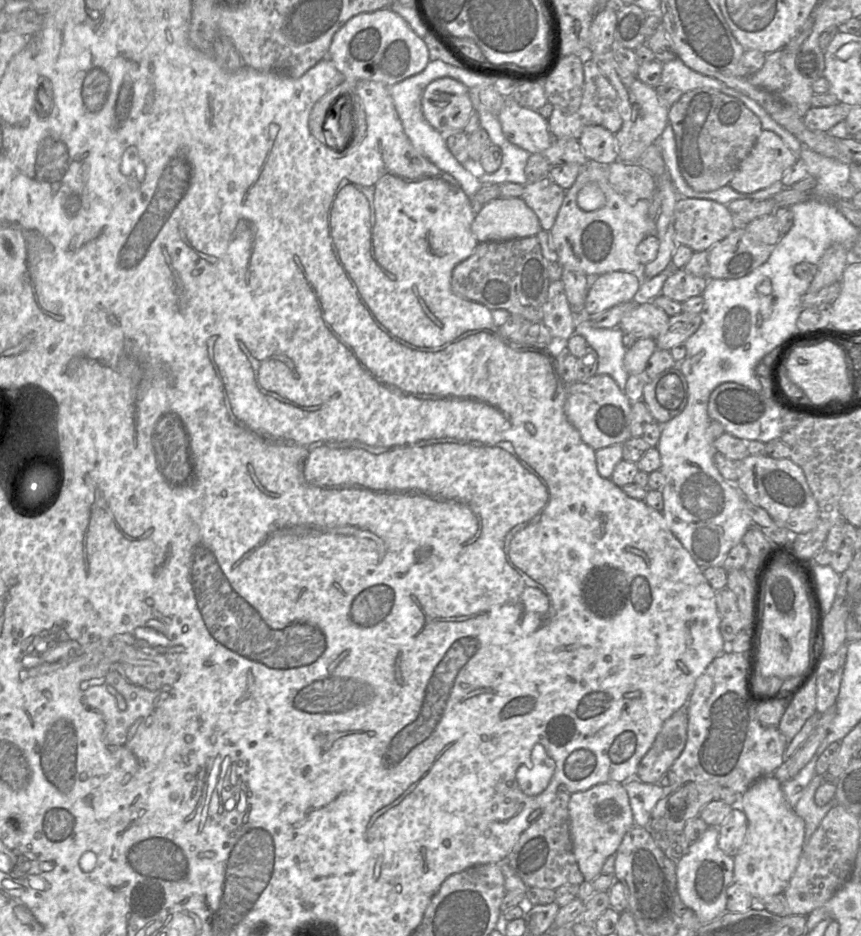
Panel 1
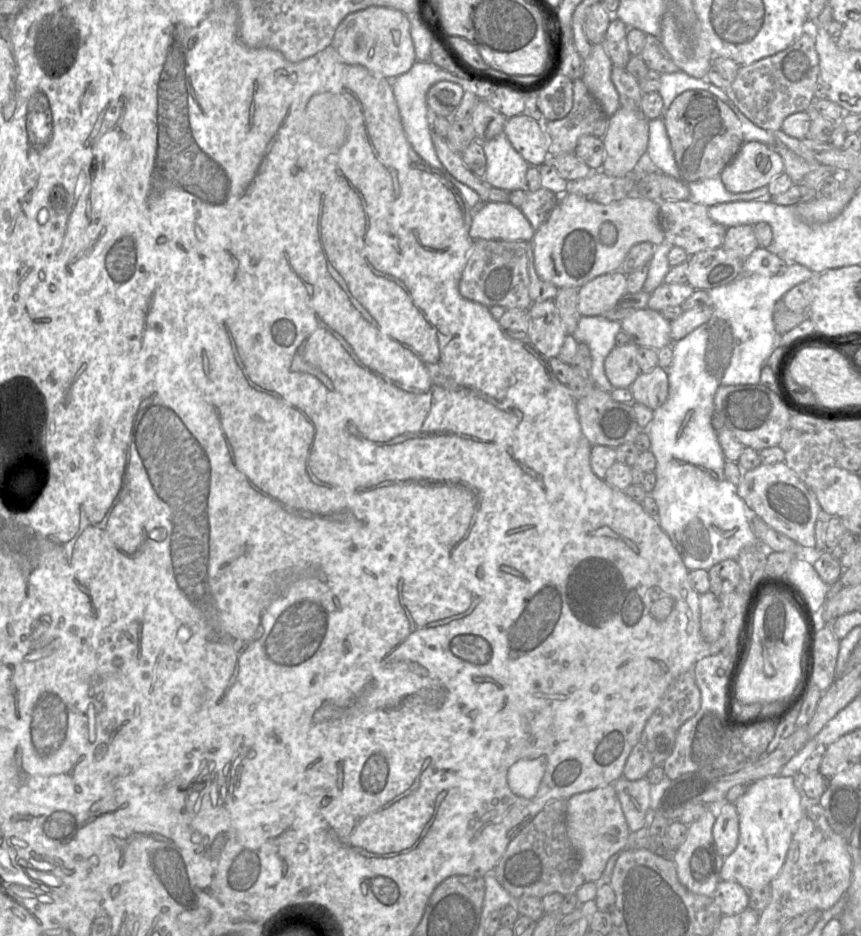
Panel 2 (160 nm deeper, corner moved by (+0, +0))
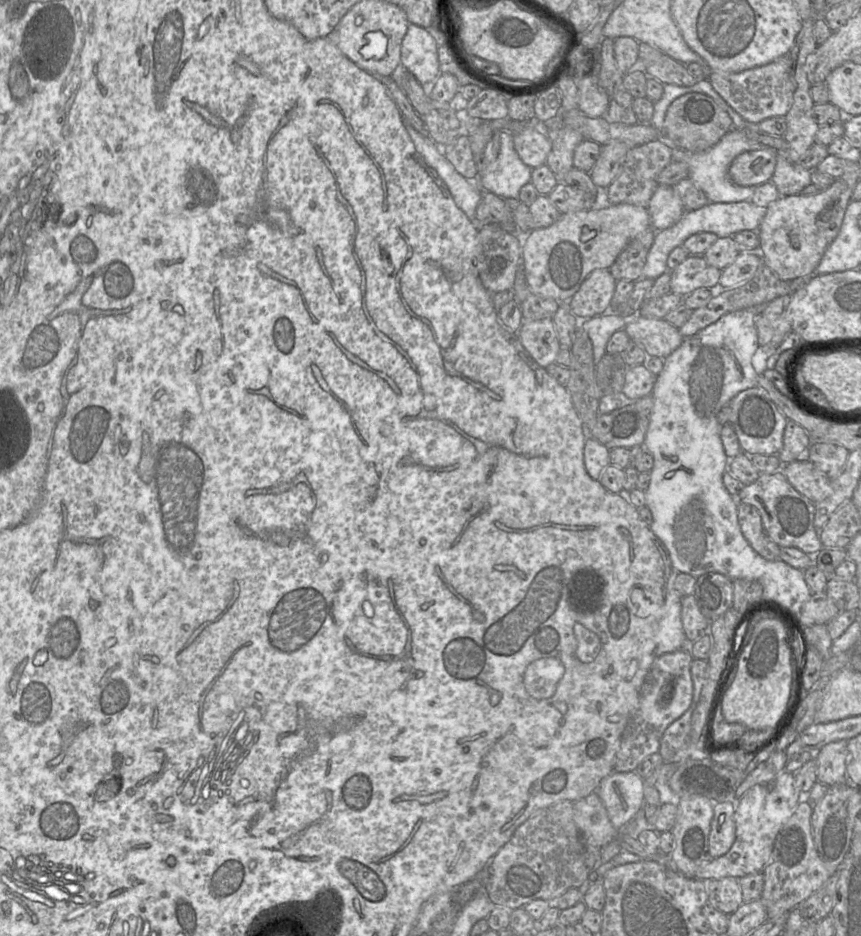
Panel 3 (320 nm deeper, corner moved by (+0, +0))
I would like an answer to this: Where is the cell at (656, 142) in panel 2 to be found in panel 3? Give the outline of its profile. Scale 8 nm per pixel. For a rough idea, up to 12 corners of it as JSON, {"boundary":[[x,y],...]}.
{"boundary":[[733,127],[705,151],[673,148],[710,202],[750,201],[729,175],[739,154],[770,147]]}

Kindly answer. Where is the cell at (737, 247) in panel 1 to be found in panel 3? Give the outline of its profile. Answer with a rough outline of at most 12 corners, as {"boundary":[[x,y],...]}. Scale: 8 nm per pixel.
{"boundary":[[688,255],[669,271],[671,292],[718,289],[722,270]]}

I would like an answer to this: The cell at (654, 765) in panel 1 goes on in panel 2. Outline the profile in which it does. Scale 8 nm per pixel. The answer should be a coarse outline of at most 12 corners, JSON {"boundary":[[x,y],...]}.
{"boundary":[[692,669],[665,692],[626,760],[644,778],[673,752],[679,728],[698,712]]}

